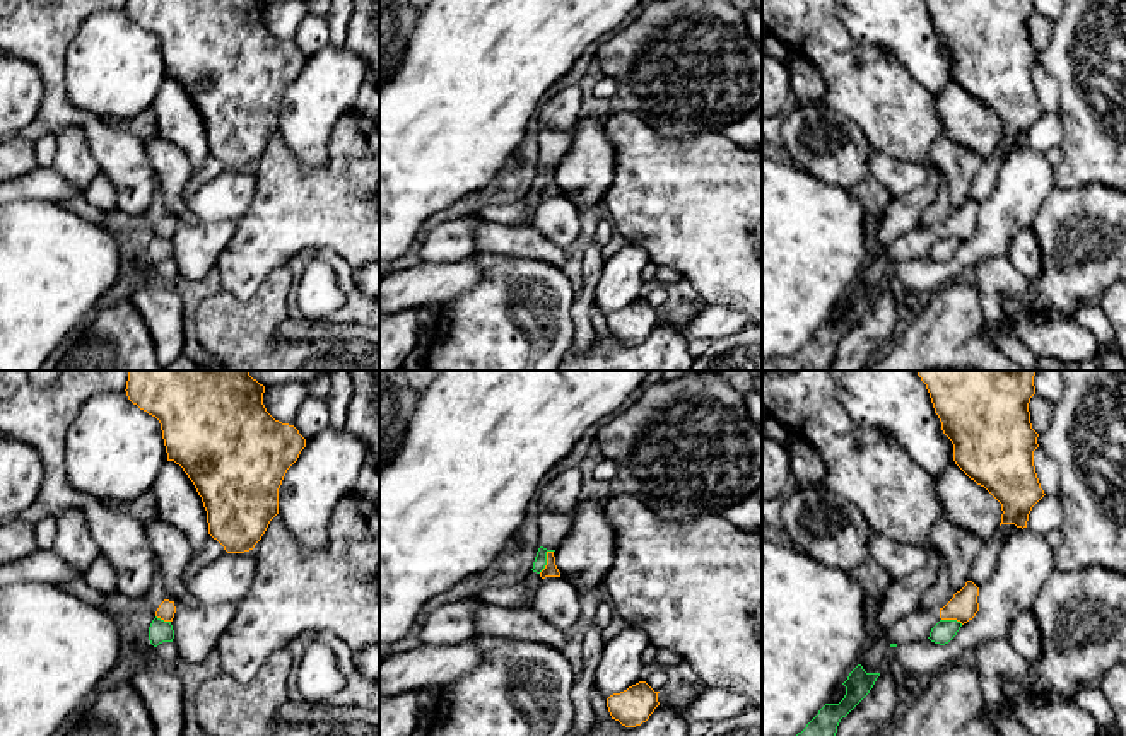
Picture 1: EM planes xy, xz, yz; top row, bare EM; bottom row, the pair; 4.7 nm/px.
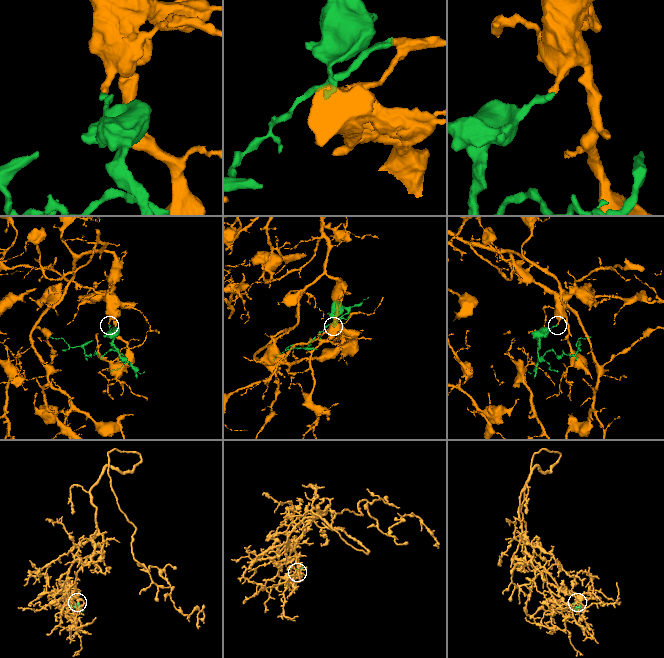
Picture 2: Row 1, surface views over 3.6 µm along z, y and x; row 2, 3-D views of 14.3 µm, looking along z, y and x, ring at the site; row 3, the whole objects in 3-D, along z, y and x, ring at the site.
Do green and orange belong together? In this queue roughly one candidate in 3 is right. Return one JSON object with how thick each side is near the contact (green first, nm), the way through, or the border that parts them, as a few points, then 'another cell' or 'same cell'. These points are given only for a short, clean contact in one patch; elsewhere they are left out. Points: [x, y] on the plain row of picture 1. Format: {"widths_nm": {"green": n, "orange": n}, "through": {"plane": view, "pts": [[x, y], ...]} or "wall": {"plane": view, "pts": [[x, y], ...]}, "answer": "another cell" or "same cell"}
{"widths_nm": {"green": 60, "orange": 70}, "wall": {"plane": "xz", "pts": [[552, 168], [547, 171], [545, 183], [539, 190]]}, "answer": "another cell"}

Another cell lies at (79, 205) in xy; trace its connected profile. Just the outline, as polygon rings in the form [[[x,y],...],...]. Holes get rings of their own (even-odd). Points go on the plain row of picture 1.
[[[73,196],[68,200],[58,202],[65,210],[70,210],[72,213],[84,217],[91,222],[101,224],[108,215],[109,210],[99,210],[92,203],[85,200],[85,196]]]

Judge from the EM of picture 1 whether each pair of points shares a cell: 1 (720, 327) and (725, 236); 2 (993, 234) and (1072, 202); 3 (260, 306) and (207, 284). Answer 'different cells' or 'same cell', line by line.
1: different cells
2: different cells
3: different cells

